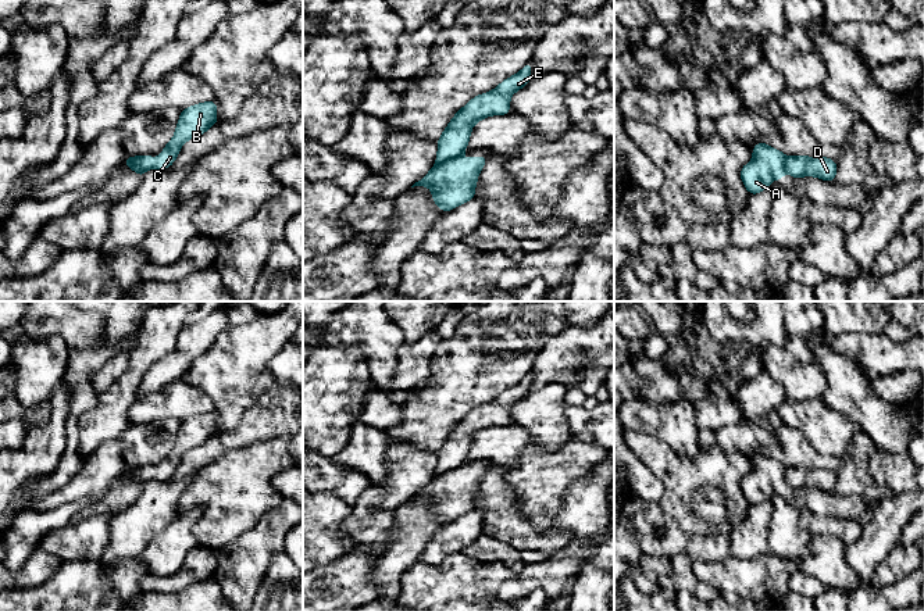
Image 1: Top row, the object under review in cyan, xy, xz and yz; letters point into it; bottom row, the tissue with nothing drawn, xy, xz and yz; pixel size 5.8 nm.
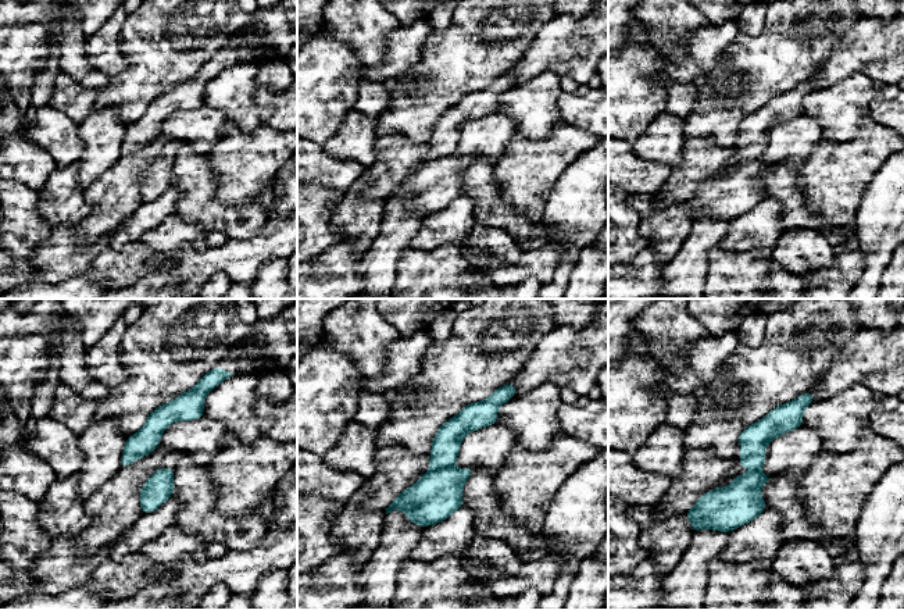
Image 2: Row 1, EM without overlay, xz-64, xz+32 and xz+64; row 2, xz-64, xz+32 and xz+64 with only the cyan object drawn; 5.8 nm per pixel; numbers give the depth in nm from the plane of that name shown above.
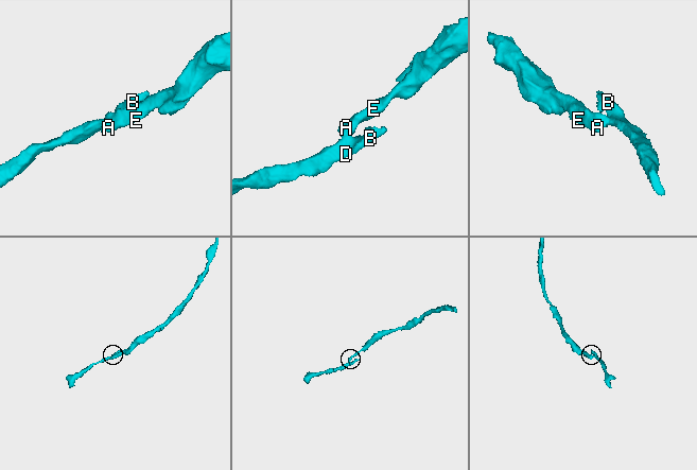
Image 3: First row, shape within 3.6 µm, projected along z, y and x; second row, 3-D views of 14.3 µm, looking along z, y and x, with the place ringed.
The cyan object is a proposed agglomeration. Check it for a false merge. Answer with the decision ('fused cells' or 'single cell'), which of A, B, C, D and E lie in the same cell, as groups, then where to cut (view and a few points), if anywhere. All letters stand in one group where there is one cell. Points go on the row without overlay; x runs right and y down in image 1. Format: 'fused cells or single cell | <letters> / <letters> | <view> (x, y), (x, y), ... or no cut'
fused cells | A E / B C D | xz (457, 467), (436, 474)

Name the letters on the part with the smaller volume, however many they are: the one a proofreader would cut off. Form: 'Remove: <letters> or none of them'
Remove: B, C, D

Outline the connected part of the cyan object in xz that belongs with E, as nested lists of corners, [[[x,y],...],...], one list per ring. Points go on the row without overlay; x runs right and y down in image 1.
[[[532,374],[525,375],[520,383],[504,390],[492,403],[475,407],[456,424],[438,450],[438,475],[465,464],[471,440],[479,430],[510,424],[510,407],[531,392],[531,379]]]

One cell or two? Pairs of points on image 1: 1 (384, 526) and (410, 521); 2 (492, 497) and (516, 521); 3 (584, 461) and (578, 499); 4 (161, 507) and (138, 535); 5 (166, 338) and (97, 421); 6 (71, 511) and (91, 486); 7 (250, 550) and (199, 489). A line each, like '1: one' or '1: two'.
1: two
2: one
3: two
4: one
5: one
6: two
7: two

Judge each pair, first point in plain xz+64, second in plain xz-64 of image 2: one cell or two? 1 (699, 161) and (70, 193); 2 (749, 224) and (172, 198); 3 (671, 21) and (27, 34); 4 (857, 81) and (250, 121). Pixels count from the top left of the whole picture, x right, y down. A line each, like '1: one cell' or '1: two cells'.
1: two cells
2: one cell
3: two cells
4: one cell

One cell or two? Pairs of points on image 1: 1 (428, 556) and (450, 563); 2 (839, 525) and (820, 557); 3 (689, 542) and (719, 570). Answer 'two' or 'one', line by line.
1: two
2: two
3: two

